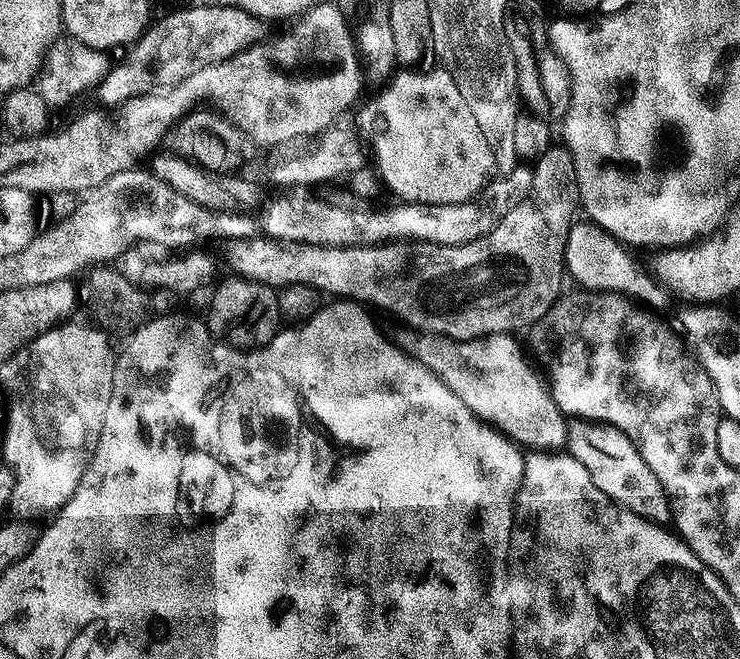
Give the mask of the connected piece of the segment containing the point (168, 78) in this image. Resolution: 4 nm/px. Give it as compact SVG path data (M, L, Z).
M215 2L184 8L162 17L157 24L156 21L149 23L140 39L127 49L128 57L121 64L113 63L100 81L98 93L104 103L101 105L115 106L131 96L169 88L206 66L226 62L226 58L234 58L234 54L261 43L260 27L259 16L241 8L218 6Z

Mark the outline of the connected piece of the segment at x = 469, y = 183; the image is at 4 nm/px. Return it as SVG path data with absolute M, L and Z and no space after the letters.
M433 67L433 72L416 72L420 70L400 70L393 75L392 79L383 85L381 96L370 101L360 112L360 124L364 131L370 132L370 140L376 154L375 167L378 174L383 180L385 187L388 187L397 195L397 199L401 201L416 204L457 204L458 202L466 202L472 200L483 190L484 185L493 179L496 163L494 162L494 154L490 154L490 146L486 143L486 137L482 135L481 128L474 118L474 113L470 111L470 106L466 106L466 98L462 98L462 94L458 90L458 86L454 86L454 78L451 74L444 71L443 68Z

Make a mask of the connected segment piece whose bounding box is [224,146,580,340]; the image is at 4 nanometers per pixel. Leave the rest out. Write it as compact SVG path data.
M553 146L546 150L546 154L542 154L534 161L532 188L528 192L528 197L522 202L518 202L518 206L514 206L514 210L510 210L510 214L506 214L506 218L502 218L502 222L498 222L498 226L494 226L494 230L490 230L490 234L486 234L474 242L466 242L465 244L395 242L377 244L376 247L324 248L322 245L287 243L281 242L276 238L269 238L264 234L253 234L227 241L224 244L224 260L233 268L231 271L235 275L243 276L246 280L257 280L260 284L269 284L269 286L277 290L285 288L287 284L309 284L310 287L316 289L317 293L324 294L324 292L329 292L332 295L329 297L332 298L347 298L365 306L377 304L378 307L385 308L388 312L393 312L398 319L405 320L408 323L407 327L409 329L421 334L432 332L436 336L449 336L451 340L476 340L480 336L489 336L499 332L516 334L519 333L519 328L525 327L524 329L527 329L540 320L562 295L560 287L563 286L564 280L566 281L564 248L568 244L568 232L572 229L574 223L572 215L578 212L579 198L580 191L576 185L574 158L568 153L567 148Z

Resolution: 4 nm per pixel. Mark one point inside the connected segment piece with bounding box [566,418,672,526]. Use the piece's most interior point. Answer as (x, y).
(618, 470)

